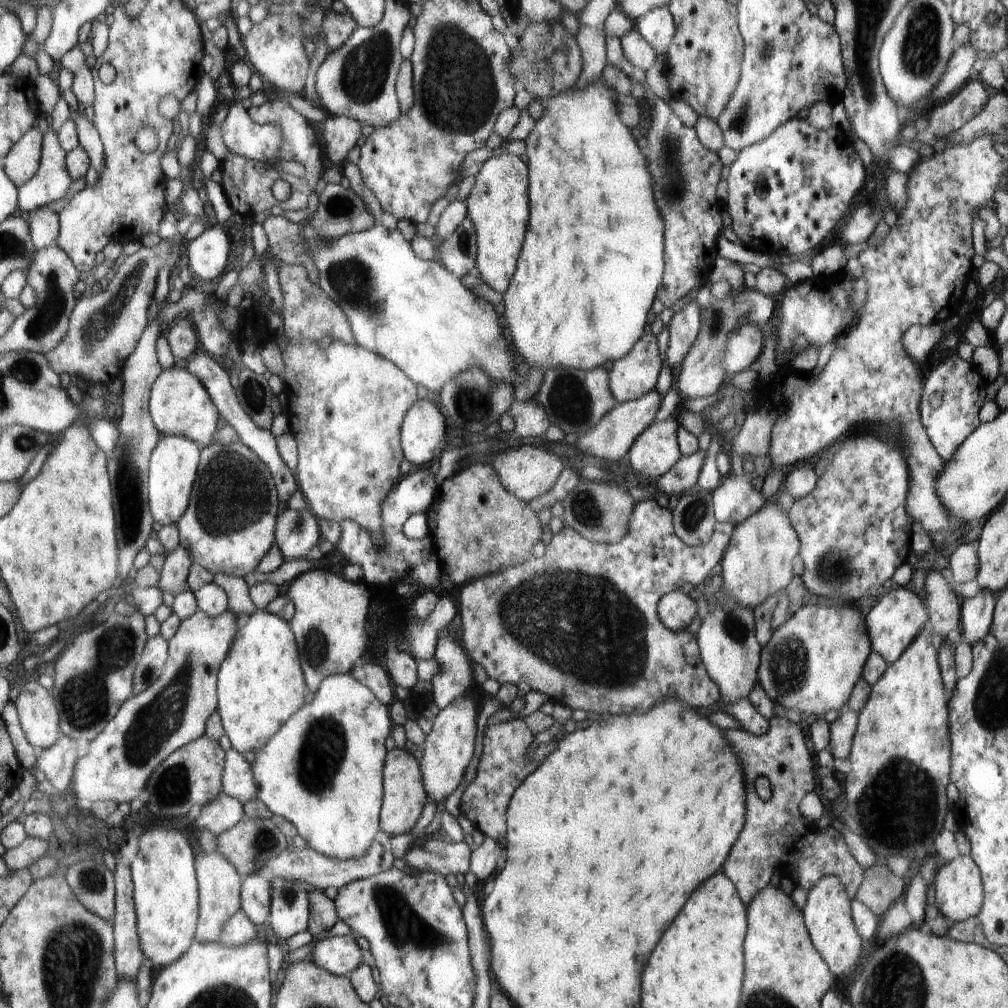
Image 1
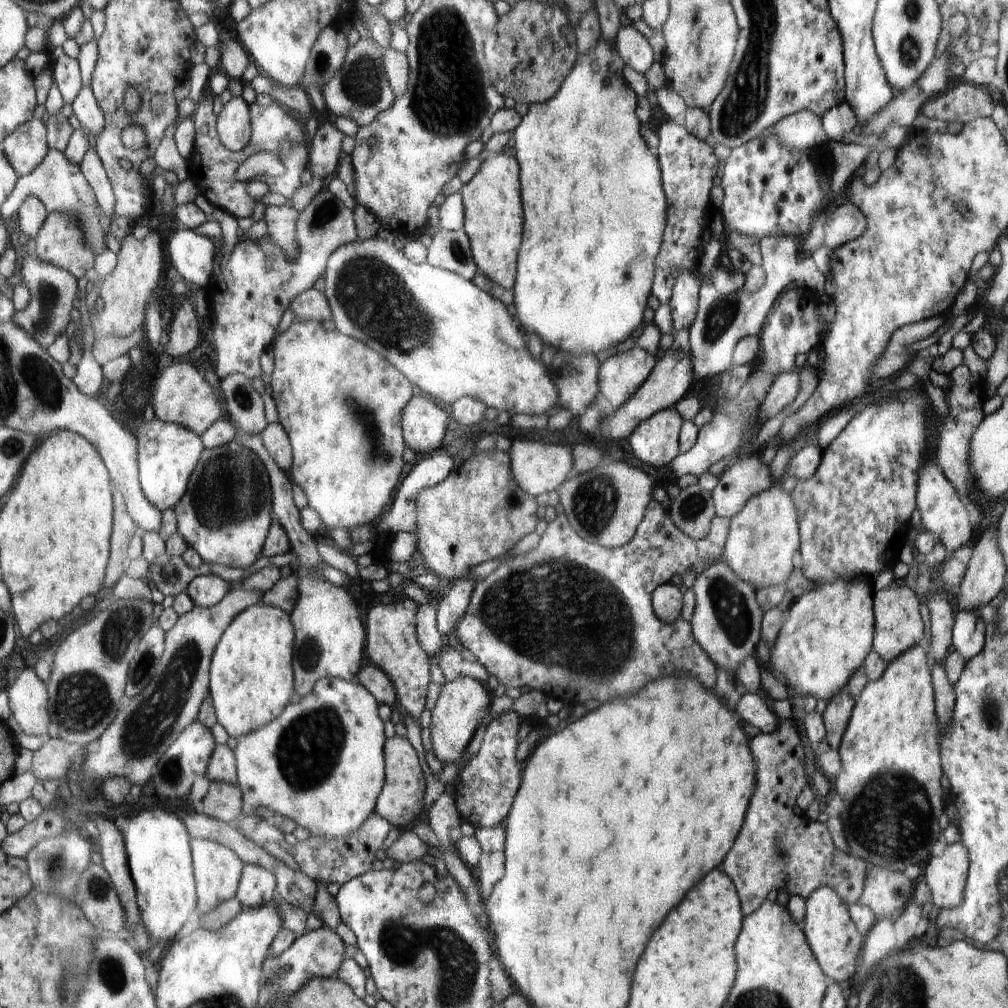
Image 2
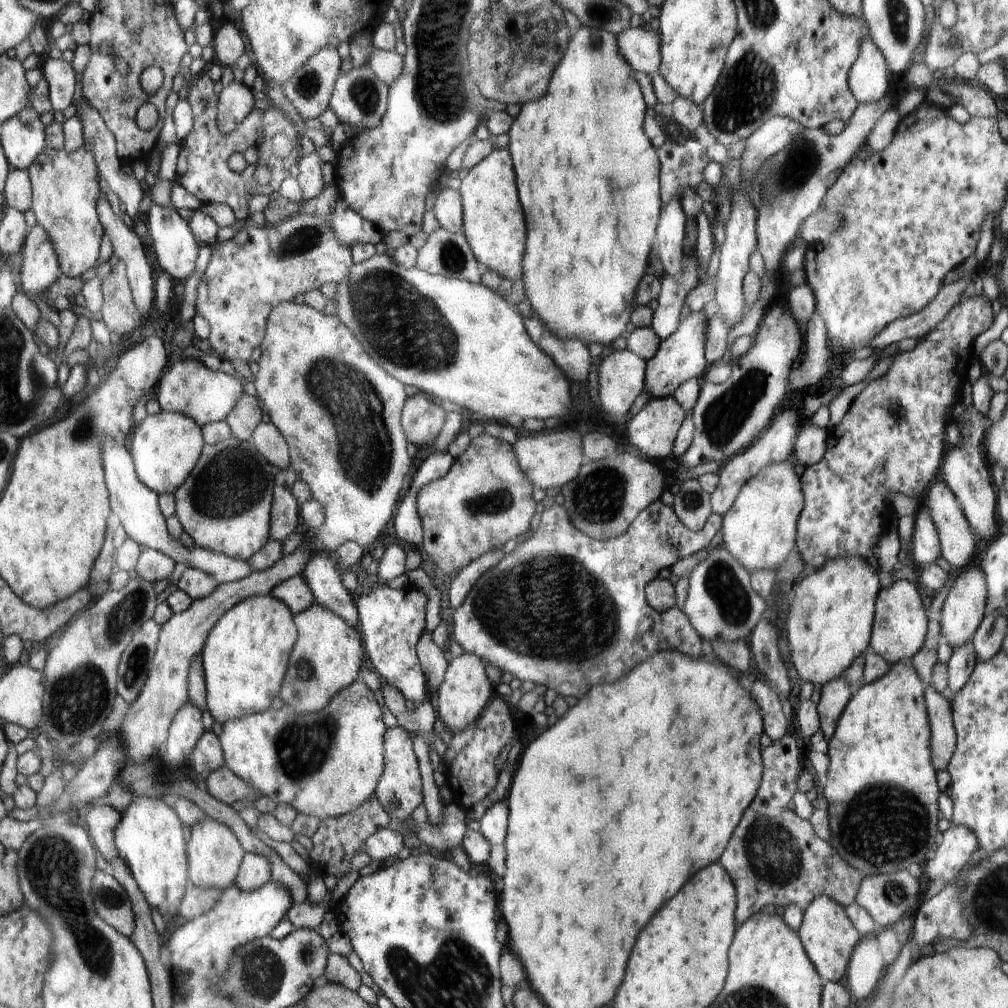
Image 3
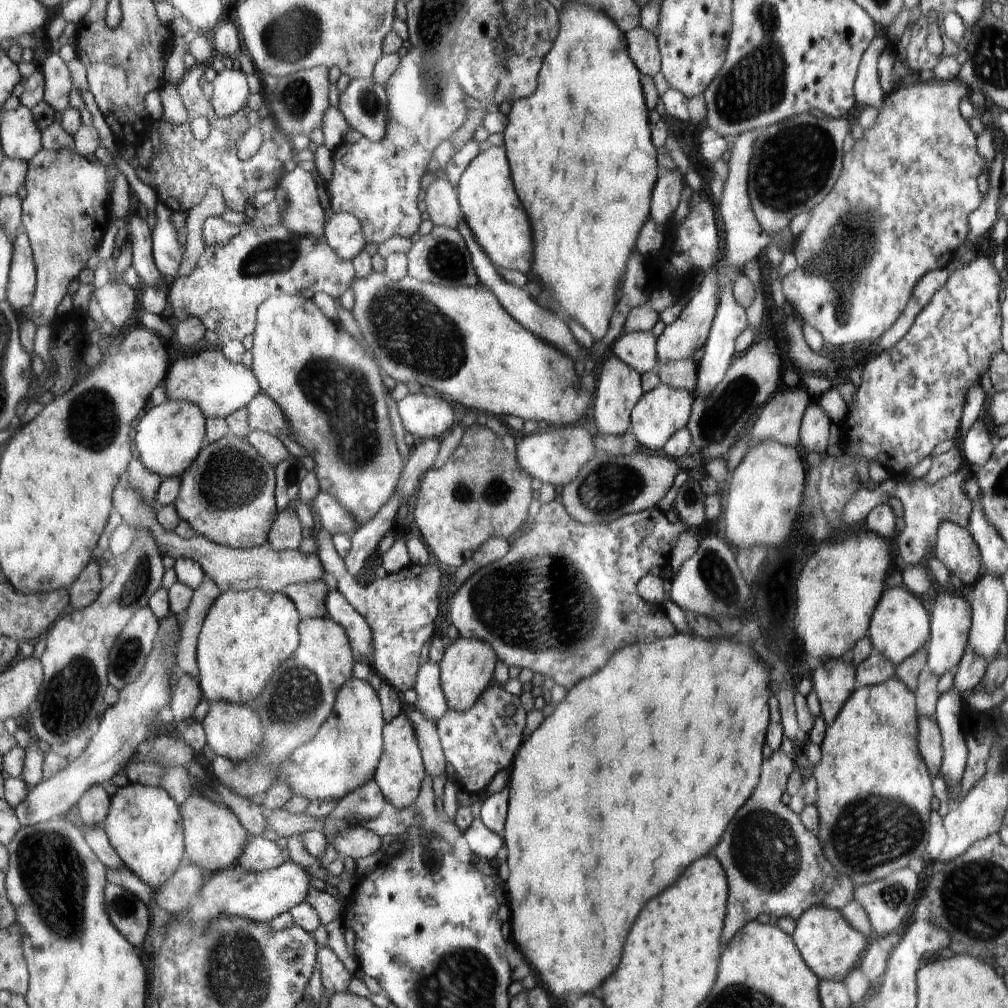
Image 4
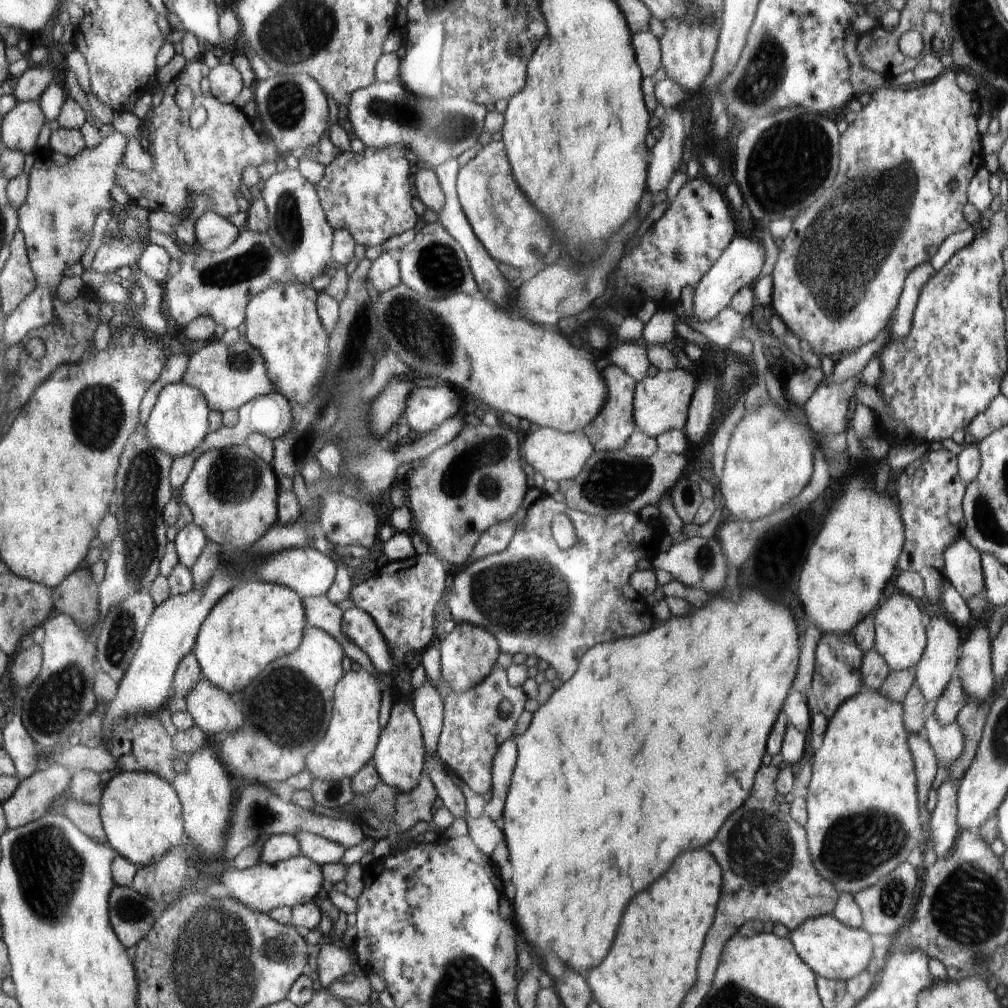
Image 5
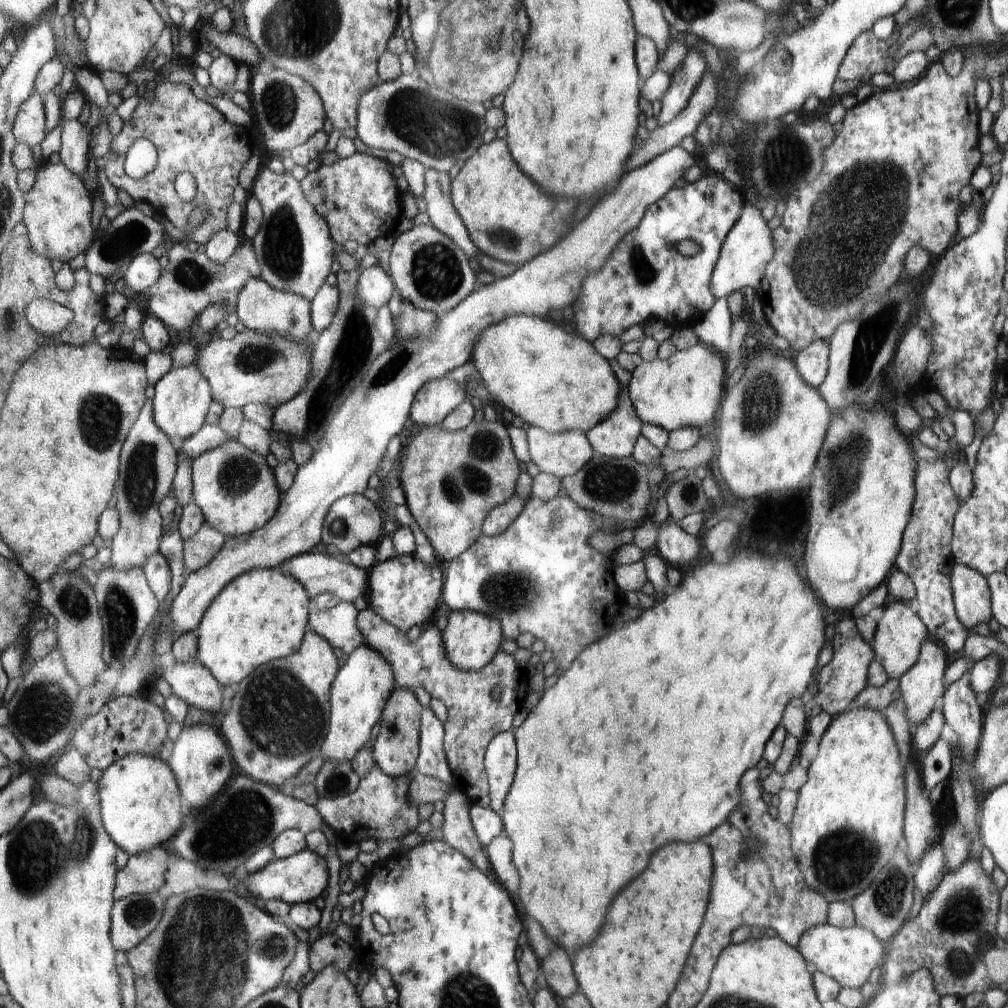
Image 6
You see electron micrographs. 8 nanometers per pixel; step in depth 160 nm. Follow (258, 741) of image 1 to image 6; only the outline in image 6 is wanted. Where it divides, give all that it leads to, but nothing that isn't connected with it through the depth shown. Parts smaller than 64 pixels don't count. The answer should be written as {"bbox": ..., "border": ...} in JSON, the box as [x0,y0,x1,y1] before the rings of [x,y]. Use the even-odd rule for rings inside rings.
{"bbox":[195,566,311,686],"border":[[[282,566],[245,572],[224,587],[218,598],[207,608],[195,632],[197,658],[212,672],[220,685],[236,686],[264,663],[274,658],[283,659],[298,652],[310,625],[310,604],[311,597],[308,596],[308,592],[291,574],[282,572]]]}

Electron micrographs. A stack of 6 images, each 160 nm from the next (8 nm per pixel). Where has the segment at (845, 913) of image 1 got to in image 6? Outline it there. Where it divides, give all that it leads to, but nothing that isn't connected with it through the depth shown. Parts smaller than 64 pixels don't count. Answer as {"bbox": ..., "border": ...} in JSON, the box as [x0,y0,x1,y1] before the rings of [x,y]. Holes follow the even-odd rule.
{"bbox":[798,923,882,989],"border":[[[826,923],[811,928],[798,944],[798,952],[810,960],[823,974],[834,978],[841,989],[858,988],[868,980],[870,972],[882,958],[882,944],[874,938],[871,930],[858,926],[836,927]]]}

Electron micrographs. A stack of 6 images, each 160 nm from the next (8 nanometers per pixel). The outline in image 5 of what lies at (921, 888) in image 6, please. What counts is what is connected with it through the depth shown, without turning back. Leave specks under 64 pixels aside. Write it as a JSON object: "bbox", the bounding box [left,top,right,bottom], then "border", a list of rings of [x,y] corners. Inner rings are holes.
{"bbox":[928,779,959,859],"border":[[[952,779],[941,780],[936,784],[938,800],[931,823],[928,824],[930,840],[936,843],[937,859],[950,854],[959,833],[956,824],[958,784]]]}

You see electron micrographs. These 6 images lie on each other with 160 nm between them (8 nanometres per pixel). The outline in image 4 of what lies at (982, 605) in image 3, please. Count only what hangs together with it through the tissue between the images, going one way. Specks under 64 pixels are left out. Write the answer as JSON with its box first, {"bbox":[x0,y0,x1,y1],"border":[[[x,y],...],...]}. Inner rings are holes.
{"bbox":[927,591,970,676],"border":[[[964,591],[938,593],[931,614],[931,639],[928,641],[927,664],[938,676],[952,671],[961,662],[966,646],[969,646],[968,630],[970,628],[970,610],[964,602]]]}

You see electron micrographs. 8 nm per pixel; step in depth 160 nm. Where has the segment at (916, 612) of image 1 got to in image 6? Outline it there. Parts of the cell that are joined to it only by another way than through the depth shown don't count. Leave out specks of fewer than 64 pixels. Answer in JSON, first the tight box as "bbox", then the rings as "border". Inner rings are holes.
{"bbox":[874,602,926,679],"border":[[[894,602],[884,611],[884,616],[877,623],[877,630],[874,636],[876,661],[882,664],[889,679],[900,679],[909,670],[915,667],[922,654],[924,640],[926,640],[926,628],[919,614],[914,614],[910,606],[904,602]]]}

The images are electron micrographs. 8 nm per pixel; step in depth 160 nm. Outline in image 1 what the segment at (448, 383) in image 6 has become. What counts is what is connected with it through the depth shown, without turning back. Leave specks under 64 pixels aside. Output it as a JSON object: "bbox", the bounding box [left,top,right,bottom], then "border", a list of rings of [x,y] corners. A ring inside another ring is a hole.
{"bbox":[403,399,446,466],"border":[[[420,399],[408,410],[403,420],[404,456],[414,466],[424,466],[442,454],[446,446],[446,426],[440,410]]]}

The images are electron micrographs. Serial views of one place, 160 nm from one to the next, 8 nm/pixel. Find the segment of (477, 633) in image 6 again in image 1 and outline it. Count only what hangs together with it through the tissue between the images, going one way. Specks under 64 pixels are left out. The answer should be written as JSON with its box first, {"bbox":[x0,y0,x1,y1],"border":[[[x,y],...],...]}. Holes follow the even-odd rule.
{"bbox":[423,696,476,802],"border":[[[467,696],[458,699],[440,712],[432,720],[431,732],[425,736],[423,744],[423,777],[428,796],[438,802],[445,802],[446,798],[458,788],[462,782],[466,768],[472,760],[472,752],[476,748],[476,706]]]}

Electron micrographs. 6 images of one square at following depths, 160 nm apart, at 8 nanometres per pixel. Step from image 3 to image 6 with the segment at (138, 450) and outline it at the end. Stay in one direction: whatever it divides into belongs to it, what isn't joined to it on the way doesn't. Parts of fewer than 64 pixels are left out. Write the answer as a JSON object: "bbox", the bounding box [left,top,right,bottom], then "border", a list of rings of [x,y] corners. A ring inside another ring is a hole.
{"bbox":[152,362,214,442],"border":[[[194,362],[186,368],[171,369],[162,376],[155,384],[155,397],[152,402],[154,420],[158,428],[166,436],[181,442],[190,439],[207,422],[207,412],[214,402],[214,396],[207,378]]]}

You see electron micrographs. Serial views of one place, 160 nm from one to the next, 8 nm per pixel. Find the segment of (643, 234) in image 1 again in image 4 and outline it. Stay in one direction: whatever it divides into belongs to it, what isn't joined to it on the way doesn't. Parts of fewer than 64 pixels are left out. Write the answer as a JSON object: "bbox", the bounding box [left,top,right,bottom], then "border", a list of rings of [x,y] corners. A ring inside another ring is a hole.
{"bbox":[504,2,658,342],"border":[[[567,2],[566,12],[560,13],[558,38],[560,40],[556,40],[556,48],[552,48],[552,52],[548,52],[548,60],[544,60],[544,72],[540,72],[540,88],[536,88],[536,96],[530,96],[528,100],[516,100],[516,104],[512,104],[504,138],[508,148],[508,160],[512,160],[512,176],[516,176],[516,192],[520,192],[520,200],[524,200],[524,208],[528,208],[528,214],[532,216],[532,224],[536,224],[536,268],[532,268],[532,276],[542,278],[540,282],[544,282],[550,288],[556,302],[578,324],[582,324],[592,334],[594,342],[597,342],[608,330],[610,318],[616,306],[616,290],[620,286],[620,278],[626,272],[626,262],[634,252],[640,228],[650,216],[650,196],[653,195],[652,188],[655,188],[656,170],[658,170],[656,150],[650,140],[648,110],[646,110],[642,84],[640,84],[641,72],[629,55],[626,34],[616,26],[614,20],[598,8],[593,9],[587,3]]]}

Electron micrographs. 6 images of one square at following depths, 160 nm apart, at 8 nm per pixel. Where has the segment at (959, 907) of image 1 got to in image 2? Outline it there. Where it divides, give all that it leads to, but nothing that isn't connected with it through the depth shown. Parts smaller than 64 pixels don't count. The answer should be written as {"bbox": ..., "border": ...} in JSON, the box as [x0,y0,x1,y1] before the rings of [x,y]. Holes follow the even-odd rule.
{"bbox":[922,841,970,910],"border":[[[961,841],[949,844],[941,857],[931,856],[922,866],[922,878],[926,878],[933,906],[940,910],[960,906],[969,870],[970,853]]]}

